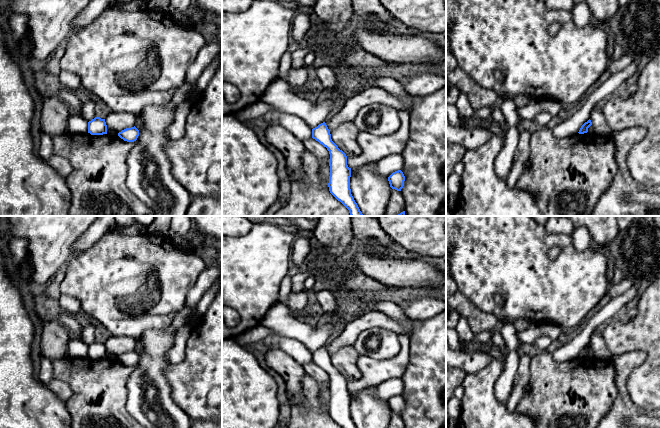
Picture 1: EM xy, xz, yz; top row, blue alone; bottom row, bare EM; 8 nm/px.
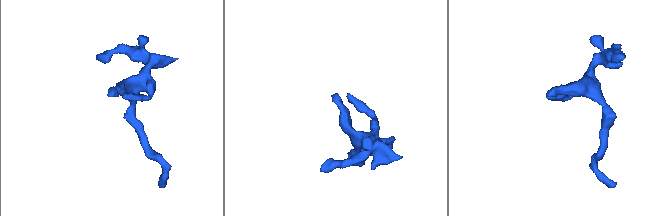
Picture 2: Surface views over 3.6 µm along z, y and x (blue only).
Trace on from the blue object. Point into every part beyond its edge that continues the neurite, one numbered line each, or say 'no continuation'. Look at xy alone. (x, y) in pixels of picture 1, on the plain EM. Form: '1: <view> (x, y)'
no continuation

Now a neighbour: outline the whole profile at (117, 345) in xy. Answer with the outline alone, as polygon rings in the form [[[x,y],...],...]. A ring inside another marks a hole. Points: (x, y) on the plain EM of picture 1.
[[[110,336],[105,346],[114,358],[118,358],[126,352],[134,351],[136,348],[137,340],[129,336]]]

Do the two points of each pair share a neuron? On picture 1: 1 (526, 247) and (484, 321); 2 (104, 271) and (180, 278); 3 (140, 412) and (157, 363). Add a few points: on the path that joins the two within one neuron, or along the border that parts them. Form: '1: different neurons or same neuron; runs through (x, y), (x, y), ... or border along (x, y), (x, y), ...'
1: different neurons; border along (469, 300), (479, 309), (491, 312), (498, 321)
2: same neuron; runs through (123, 261), (161, 259)
3: same neuron; runs through (139, 400), (139, 386), (148, 375)

